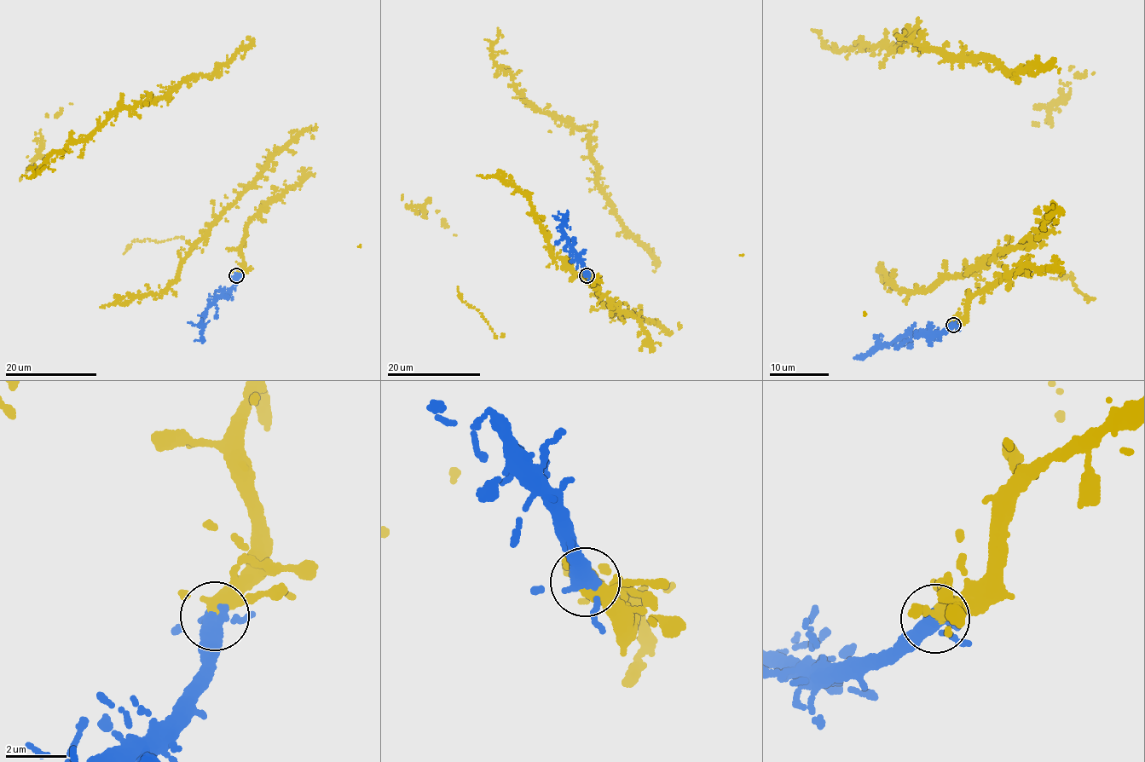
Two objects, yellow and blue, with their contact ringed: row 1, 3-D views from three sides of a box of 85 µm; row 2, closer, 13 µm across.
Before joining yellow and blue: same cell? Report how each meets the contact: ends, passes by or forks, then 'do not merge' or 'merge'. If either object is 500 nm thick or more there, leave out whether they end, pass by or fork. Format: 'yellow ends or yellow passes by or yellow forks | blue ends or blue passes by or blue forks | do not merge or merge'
yellow forks | blue forks | merge

